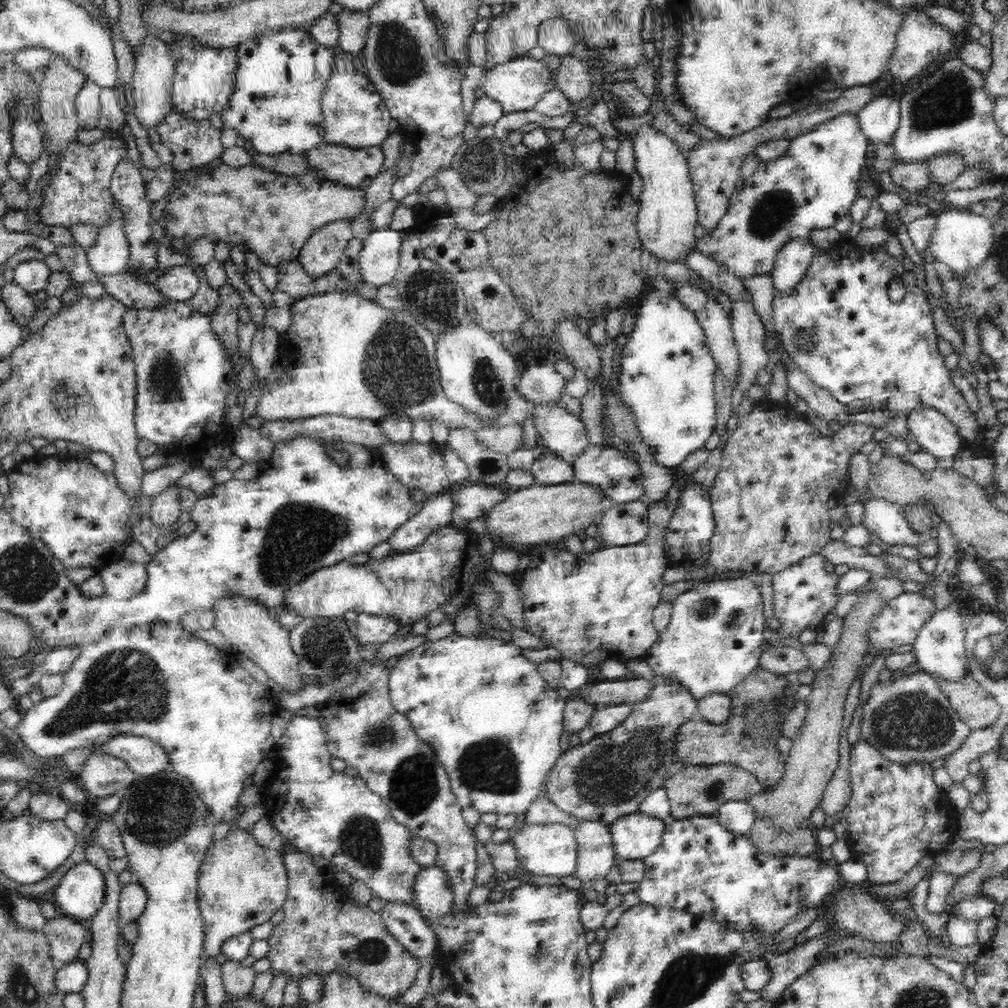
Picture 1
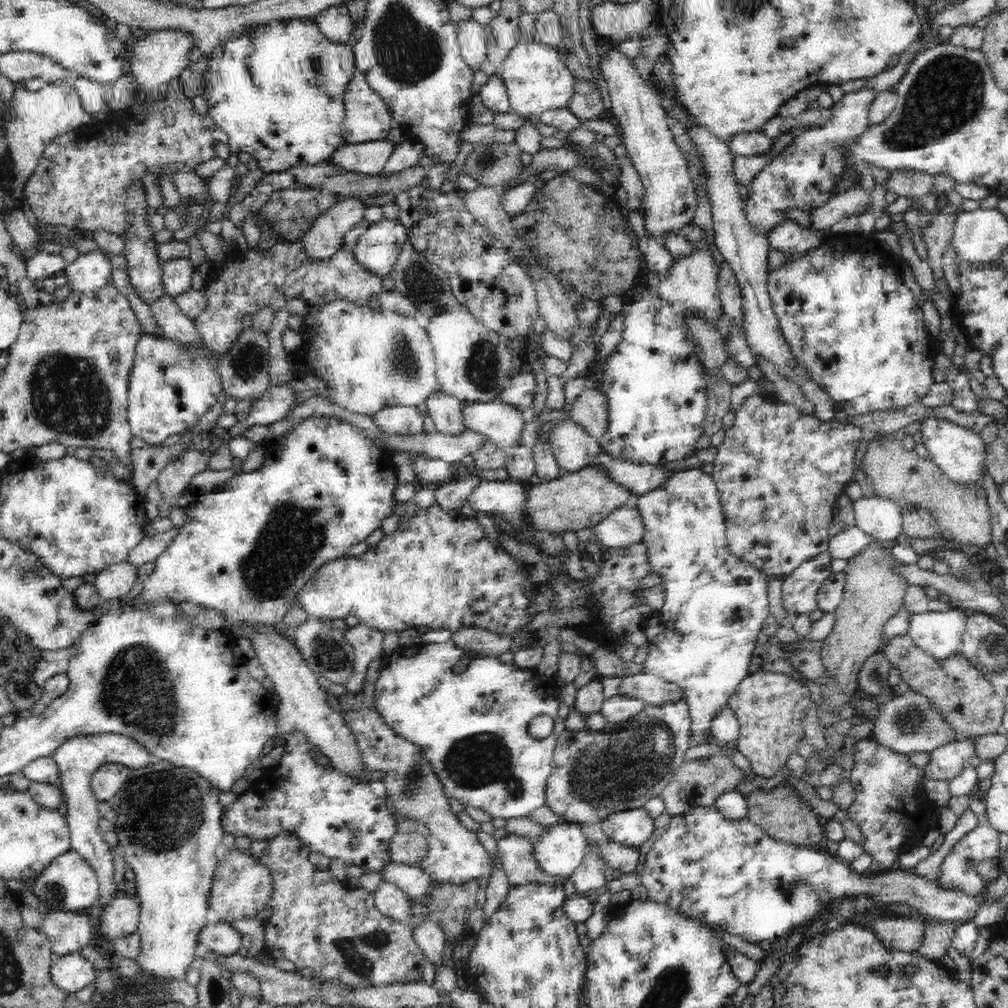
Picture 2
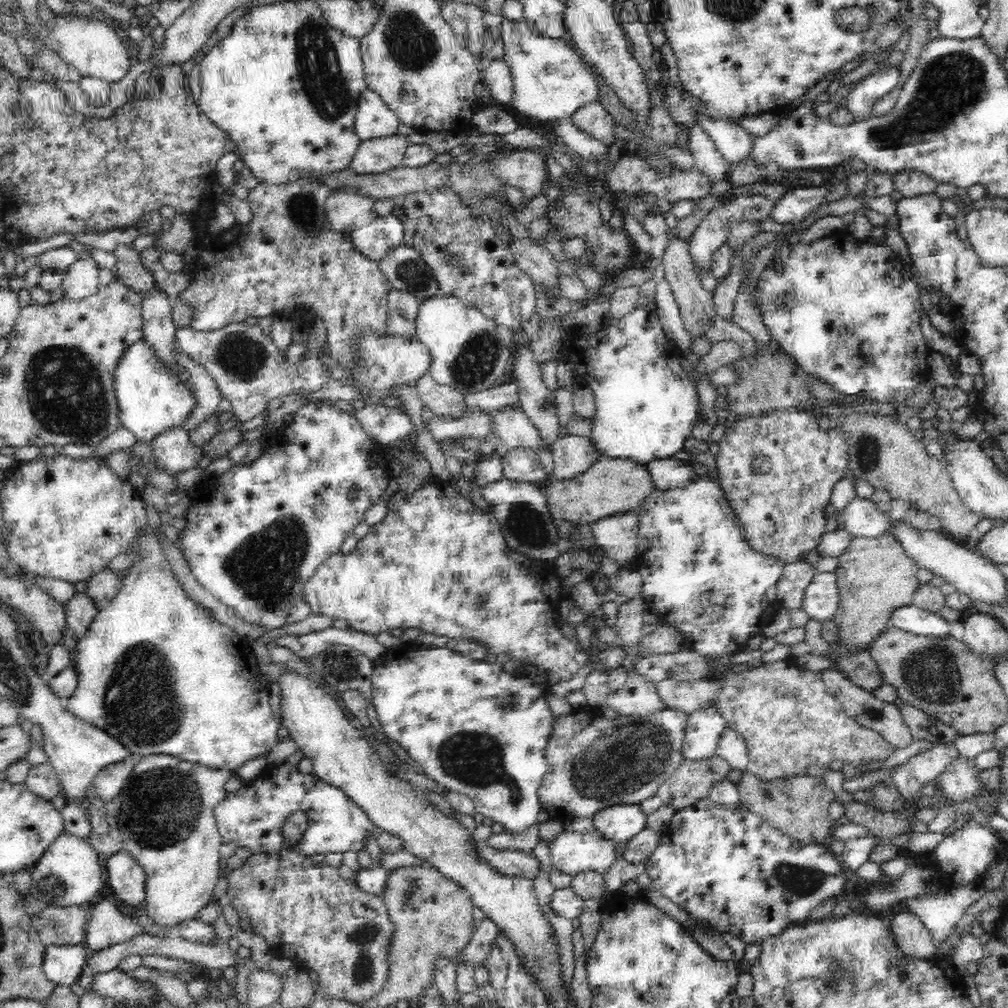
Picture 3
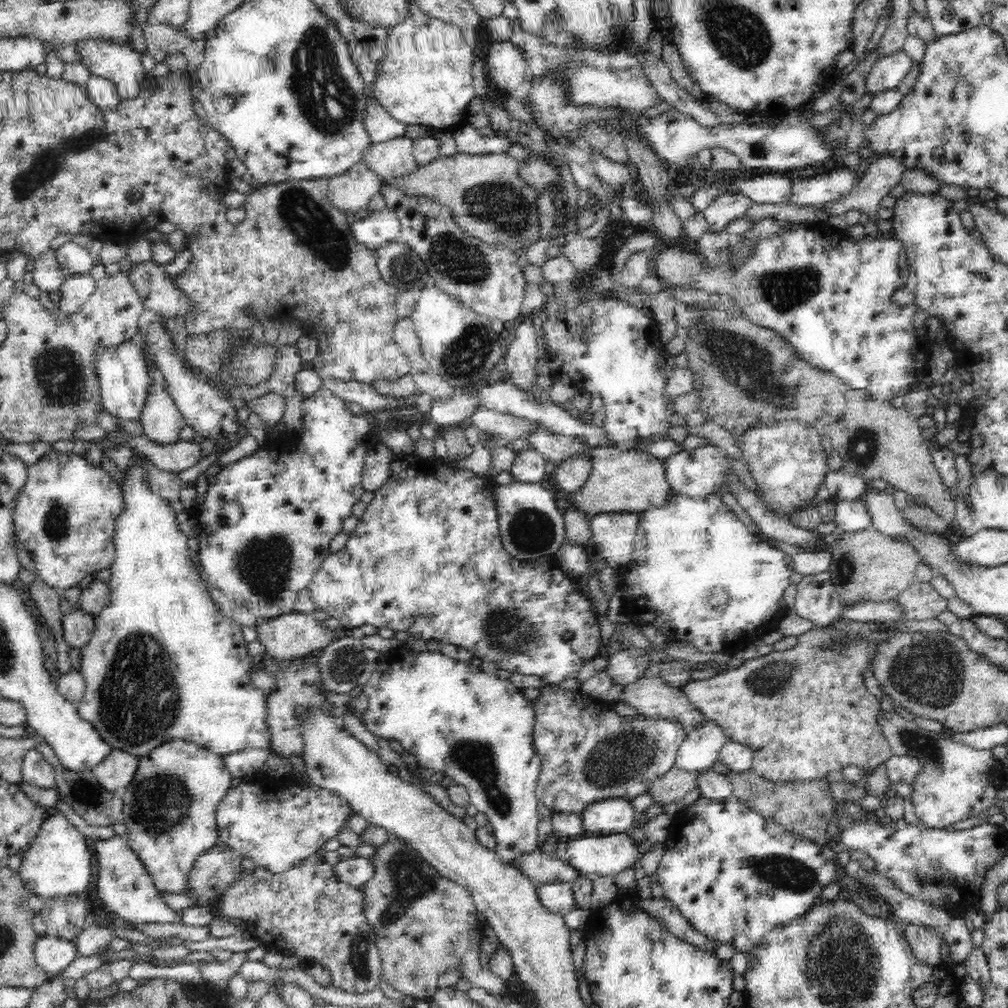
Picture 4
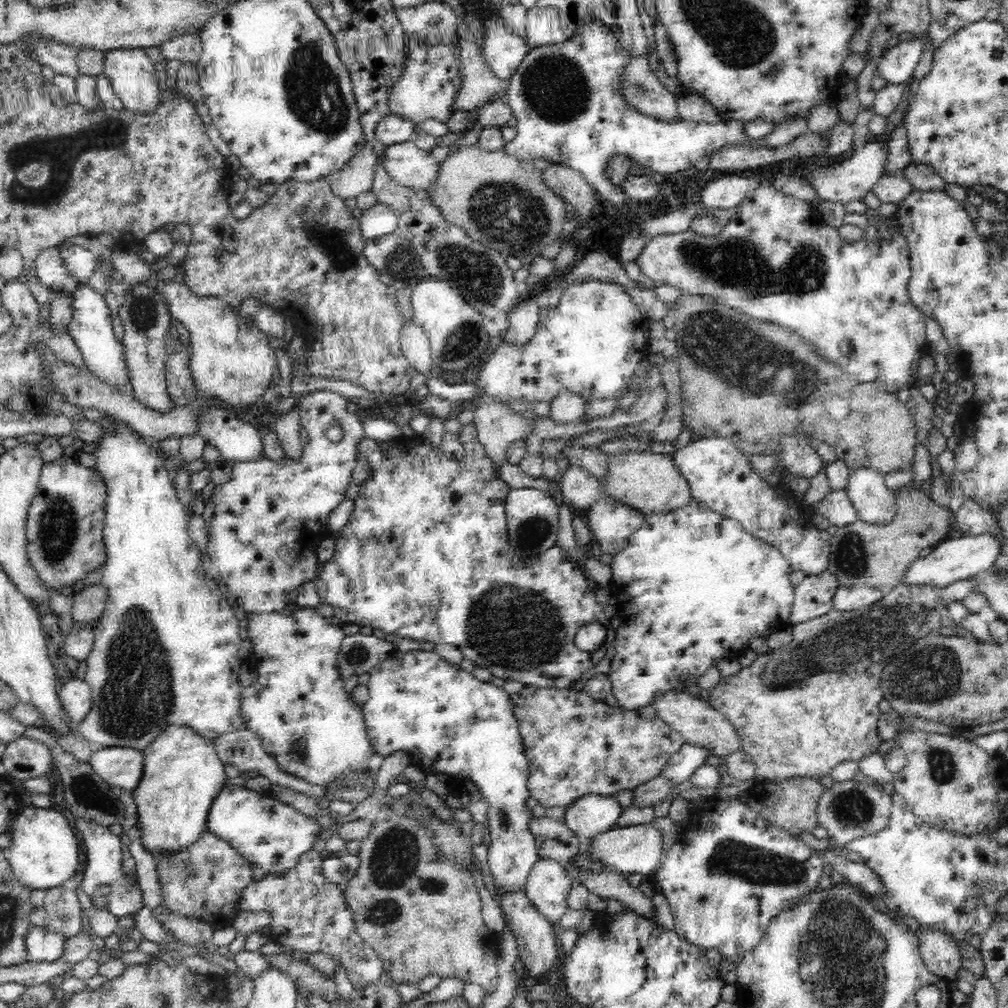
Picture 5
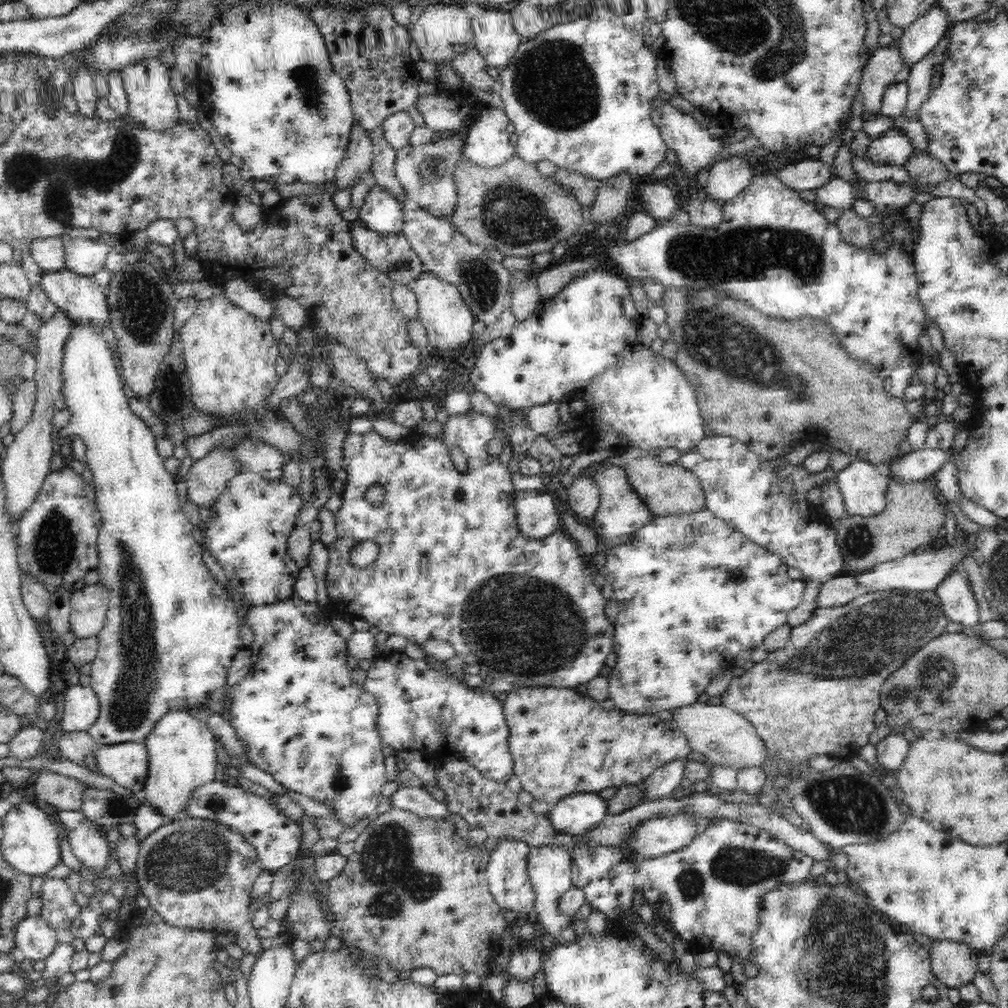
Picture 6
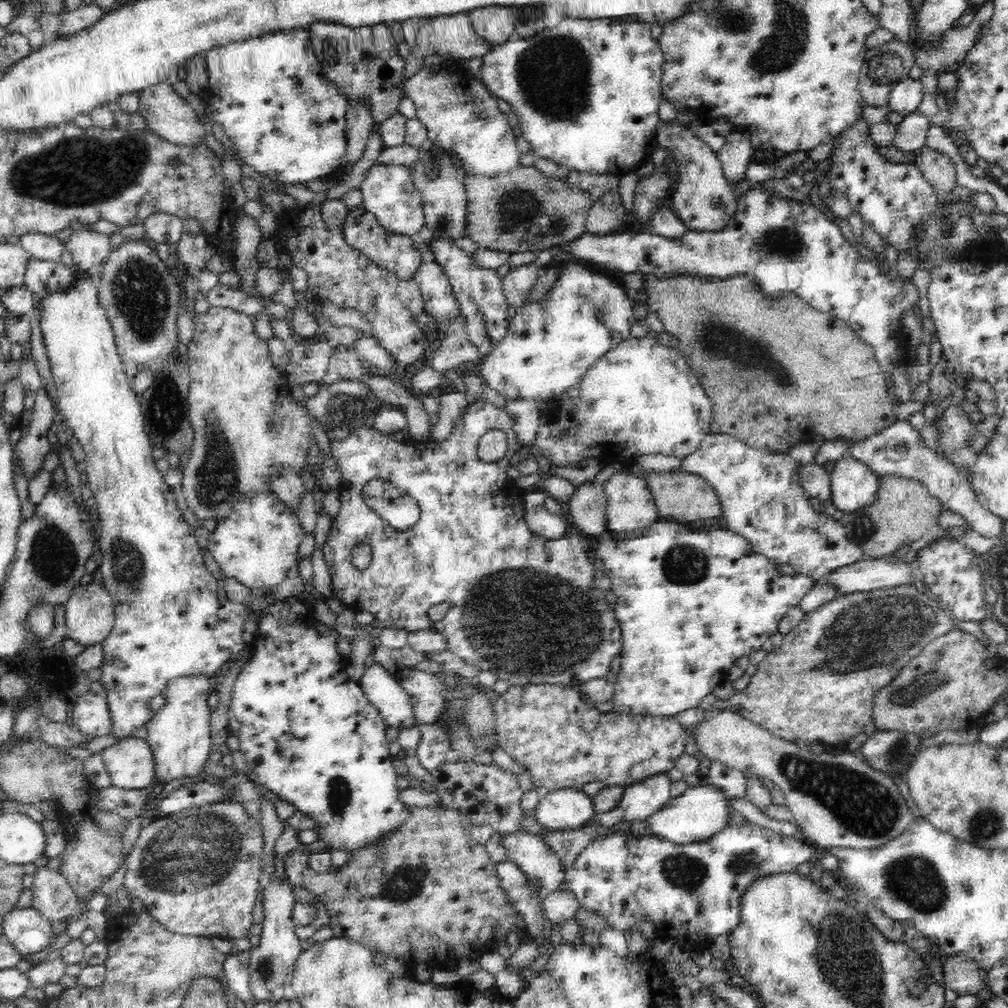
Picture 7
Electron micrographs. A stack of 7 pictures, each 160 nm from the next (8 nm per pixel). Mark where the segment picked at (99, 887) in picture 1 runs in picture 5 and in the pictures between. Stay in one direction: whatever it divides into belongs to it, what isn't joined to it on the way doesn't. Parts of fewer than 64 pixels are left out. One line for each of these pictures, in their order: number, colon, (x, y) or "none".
2: (69, 883)
3: (69, 873)
4: (58, 864)
5: (44, 853)

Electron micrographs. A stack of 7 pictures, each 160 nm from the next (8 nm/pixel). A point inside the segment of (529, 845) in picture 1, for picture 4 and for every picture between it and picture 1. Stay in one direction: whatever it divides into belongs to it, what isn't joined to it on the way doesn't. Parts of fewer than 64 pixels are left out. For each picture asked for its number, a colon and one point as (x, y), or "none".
2: (559, 851)
3: (571, 852)
4: (592, 855)

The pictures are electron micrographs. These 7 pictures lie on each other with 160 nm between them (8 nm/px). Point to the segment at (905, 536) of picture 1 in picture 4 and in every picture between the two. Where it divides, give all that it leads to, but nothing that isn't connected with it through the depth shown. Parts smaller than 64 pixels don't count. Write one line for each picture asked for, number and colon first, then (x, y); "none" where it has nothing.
2: (882, 519)
3: (862, 517)
4: (852, 516)

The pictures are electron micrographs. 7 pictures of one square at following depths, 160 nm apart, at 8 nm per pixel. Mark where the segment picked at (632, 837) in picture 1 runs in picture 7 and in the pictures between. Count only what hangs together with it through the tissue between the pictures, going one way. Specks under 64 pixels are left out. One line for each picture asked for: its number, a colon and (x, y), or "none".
2: (632, 827)
3: (617, 823)
4: (613, 816)
5: (588, 817)
6: (577, 814)
7: (562, 810)

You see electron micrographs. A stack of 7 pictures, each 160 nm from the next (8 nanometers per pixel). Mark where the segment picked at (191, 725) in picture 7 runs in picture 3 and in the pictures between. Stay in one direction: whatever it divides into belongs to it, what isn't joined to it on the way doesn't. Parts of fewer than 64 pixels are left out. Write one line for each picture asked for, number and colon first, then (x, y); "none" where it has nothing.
3: (166, 812)
4: (170, 806)
5: (182, 774)
6: (182, 755)

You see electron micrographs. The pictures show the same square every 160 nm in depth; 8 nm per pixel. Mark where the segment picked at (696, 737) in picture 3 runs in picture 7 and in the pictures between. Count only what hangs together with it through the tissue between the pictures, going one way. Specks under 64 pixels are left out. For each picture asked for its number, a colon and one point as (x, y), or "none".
4: (699, 751)
5: (680, 767)
6: (661, 783)
7: (639, 802)

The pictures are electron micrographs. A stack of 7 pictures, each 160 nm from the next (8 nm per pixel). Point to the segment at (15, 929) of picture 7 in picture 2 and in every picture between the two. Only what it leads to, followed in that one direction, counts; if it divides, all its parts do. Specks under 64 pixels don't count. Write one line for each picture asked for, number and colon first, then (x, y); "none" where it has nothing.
2: (71, 973)
3: (63, 965)
4: (53, 954)
5: (42, 944)
6: (34, 937)

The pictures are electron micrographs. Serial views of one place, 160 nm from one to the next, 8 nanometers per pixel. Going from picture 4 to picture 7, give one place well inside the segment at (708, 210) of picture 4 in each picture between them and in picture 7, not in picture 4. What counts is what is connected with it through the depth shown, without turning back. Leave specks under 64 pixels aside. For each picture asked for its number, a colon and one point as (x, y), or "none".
5: (727, 191)
6: (727, 178)
7: (735, 154)

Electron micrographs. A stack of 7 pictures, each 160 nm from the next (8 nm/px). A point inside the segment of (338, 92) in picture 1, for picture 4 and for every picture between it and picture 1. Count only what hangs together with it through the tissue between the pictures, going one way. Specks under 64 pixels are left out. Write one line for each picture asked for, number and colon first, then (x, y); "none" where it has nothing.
2: (367, 117)
3: (374, 119)
4: (381, 126)

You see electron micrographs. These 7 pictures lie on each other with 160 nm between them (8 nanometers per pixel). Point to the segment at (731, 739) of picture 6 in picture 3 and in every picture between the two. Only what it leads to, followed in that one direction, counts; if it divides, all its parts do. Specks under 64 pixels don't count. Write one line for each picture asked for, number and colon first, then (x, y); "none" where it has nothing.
3: (637, 698)
4: (652, 697)
5: (701, 725)

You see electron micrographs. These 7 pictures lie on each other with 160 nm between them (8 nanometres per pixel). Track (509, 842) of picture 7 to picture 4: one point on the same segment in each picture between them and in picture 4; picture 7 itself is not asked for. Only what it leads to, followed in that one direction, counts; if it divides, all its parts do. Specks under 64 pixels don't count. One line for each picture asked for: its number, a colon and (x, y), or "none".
4: (557, 897)
5: (548, 886)
6: (549, 867)

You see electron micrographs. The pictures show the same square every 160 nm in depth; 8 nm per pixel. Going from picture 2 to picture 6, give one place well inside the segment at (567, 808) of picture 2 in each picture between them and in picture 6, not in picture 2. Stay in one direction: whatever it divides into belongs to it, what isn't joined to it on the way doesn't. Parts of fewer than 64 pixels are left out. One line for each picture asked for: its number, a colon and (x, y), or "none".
3: (595, 762)
4: (590, 753)
5: (576, 746)
6: (563, 742)

